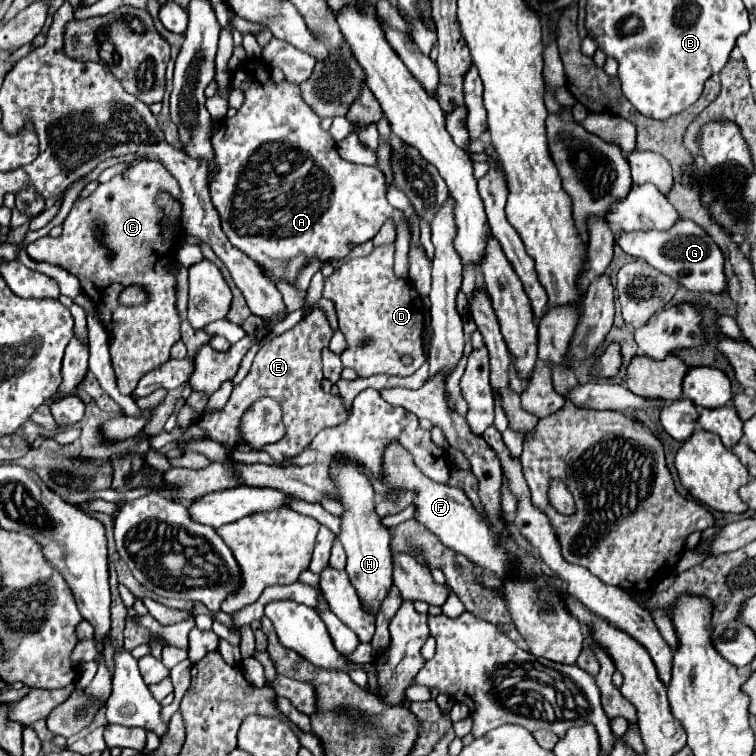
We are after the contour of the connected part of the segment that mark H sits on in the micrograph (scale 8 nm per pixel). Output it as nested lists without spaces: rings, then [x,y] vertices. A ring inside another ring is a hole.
[[[336,453],[330,457],[328,463],[330,469],[330,479],[336,485],[338,491],[338,501],[344,507],[340,515],[340,533],[338,539],[344,545],[348,565],[346,573],[350,577],[350,583],[354,585],[360,601],[368,609],[372,617],[380,613],[380,607],[384,599],[388,597],[392,589],[392,557],[390,557],[390,533],[384,529],[380,523],[380,517],[376,513],[376,503],[374,503],[374,489],[368,477],[360,471],[360,465],[350,457],[348,453]]]

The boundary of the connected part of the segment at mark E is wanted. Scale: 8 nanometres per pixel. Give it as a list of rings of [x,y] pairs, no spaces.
[[[312,309],[298,325],[294,325],[282,335],[272,337],[270,341],[264,341],[264,345],[258,349],[254,357],[250,373],[244,377],[242,383],[234,387],[228,403],[218,411],[204,413],[196,425],[204,429],[206,435],[214,441],[232,445],[232,449],[236,451],[250,451],[252,447],[244,441],[240,431],[240,419],[248,411],[248,407],[252,407],[254,401],[258,401],[260,397],[272,397],[282,407],[282,423],[286,427],[286,435],[272,445],[260,447],[258,451],[266,451],[274,459],[274,463],[282,463],[284,459],[302,453],[308,441],[312,441],[312,437],[318,431],[338,425],[340,421],[346,421],[348,411],[344,411],[340,397],[326,395],[320,387],[322,383],[320,351],[328,347],[330,337],[334,333],[332,329],[328,329],[328,335],[324,335],[324,323],[330,325],[326,313],[322,309]]]

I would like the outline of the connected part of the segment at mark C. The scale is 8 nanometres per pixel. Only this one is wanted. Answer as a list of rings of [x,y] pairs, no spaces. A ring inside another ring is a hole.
[[[136,163],[126,173],[98,185],[92,195],[78,197],[62,223],[60,237],[40,237],[26,247],[34,261],[54,263],[76,275],[80,279],[82,291],[96,303],[98,315],[110,335],[112,367],[116,371],[118,389],[122,395],[132,395],[140,377],[164,365],[170,359],[170,347],[180,341],[180,317],[176,315],[176,279],[168,271],[168,265],[176,259],[174,255],[178,241],[164,241],[160,235],[162,213],[154,203],[158,191],[168,191],[178,199],[180,187],[160,163]],[[92,221],[104,225],[104,229],[108,229],[108,237],[112,237],[112,249],[116,249],[112,265],[108,265],[104,249],[96,245],[96,229],[92,229]],[[128,285],[146,287],[150,293],[148,305],[118,305],[118,295]]]

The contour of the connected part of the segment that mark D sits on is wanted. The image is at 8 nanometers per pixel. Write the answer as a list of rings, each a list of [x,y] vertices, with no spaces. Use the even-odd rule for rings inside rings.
[[[394,245],[374,247],[374,251],[368,257],[358,257],[346,261],[336,273],[324,279],[324,297],[332,299],[336,303],[336,315],[340,323],[340,331],[346,337],[346,349],[340,353],[344,367],[352,367],[358,377],[370,377],[370,375],[398,375],[406,377],[412,375],[416,369],[424,365],[424,353],[422,353],[422,329],[424,329],[424,305],[416,289],[412,289],[412,283],[404,283],[394,275]],[[408,355],[412,359],[410,365],[402,363],[402,357]]]

